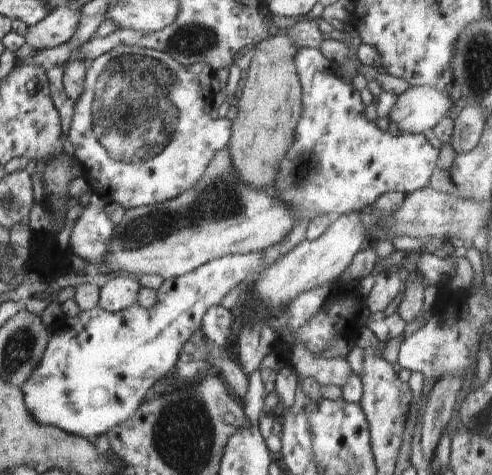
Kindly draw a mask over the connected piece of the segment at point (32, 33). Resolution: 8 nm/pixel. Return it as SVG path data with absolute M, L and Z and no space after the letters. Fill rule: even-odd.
M68 7L51 8L48 16L28 27L25 42L36 50L51 49L73 37L79 21L79 10Z

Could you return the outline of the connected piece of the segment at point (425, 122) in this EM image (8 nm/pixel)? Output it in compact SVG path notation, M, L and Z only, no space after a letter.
M427 86L408 87L402 94L398 95L396 103L391 108L390 122L395 122L404 133L423 134L426 130L434 128L442 118L449 115L449 109L454 106L450 100L450 94L442 93Z

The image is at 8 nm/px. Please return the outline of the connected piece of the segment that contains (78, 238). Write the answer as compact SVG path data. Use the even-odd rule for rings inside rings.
M91 192L88 206L83 207L72 226L68 249L96 265L105 259L114 223L104 212L107 200Z

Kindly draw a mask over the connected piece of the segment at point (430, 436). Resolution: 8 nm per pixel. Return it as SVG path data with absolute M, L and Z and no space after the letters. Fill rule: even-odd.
M442 377L442 380L434 383L427 396L426 406L423 408L420 438L421 452L426 457L432 457L435 454L440 437L450 422L463 381L460 377Z

